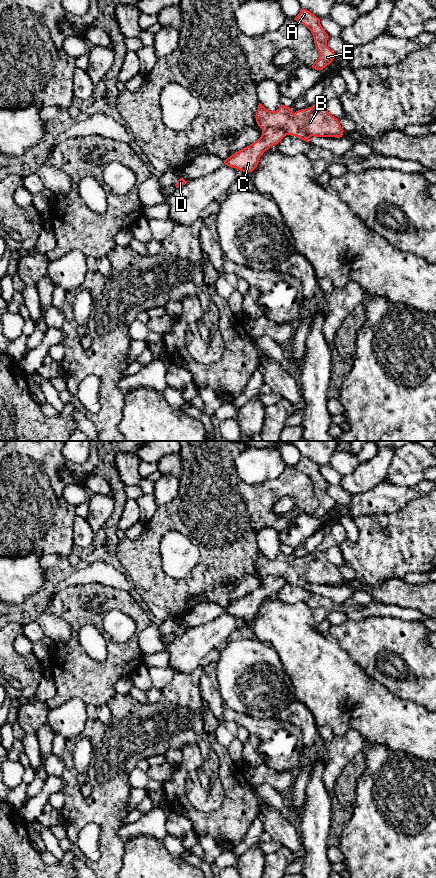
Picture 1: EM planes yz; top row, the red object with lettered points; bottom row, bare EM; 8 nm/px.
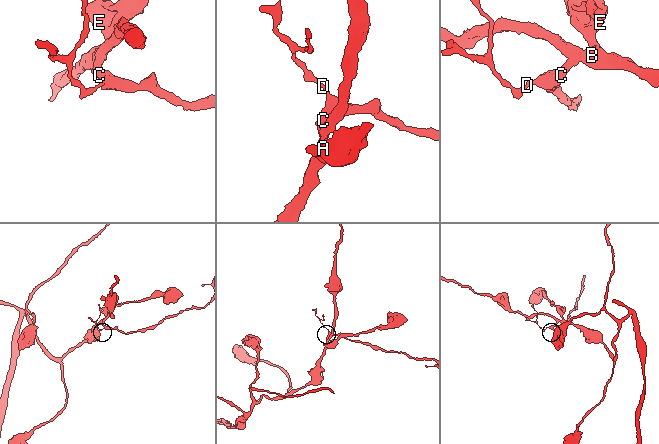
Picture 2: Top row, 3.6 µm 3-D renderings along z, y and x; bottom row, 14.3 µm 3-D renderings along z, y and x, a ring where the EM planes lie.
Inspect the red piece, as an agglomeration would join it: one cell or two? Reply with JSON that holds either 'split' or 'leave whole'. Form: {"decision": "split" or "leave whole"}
{"decision": "split"}

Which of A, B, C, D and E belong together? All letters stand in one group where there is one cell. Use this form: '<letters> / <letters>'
A B E / C D

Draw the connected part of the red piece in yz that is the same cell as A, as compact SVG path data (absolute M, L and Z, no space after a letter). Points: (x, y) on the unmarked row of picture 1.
M301 457L294 467L311 479L318 498L318 507L311 515L315 518L322 518L333 509L335 501L327 494L329 484L321 474L320 467L306 457Z

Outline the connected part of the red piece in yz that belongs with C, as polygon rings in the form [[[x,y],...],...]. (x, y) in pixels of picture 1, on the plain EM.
[[[262,577],[262,583],[257,589],[232,602],[223,612],[243,620],[252,620],[263,601],[272,593],[277,593],[286,583],[283,577]]]

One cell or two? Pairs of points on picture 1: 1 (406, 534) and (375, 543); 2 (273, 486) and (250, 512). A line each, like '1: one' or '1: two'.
1: one
2: one

